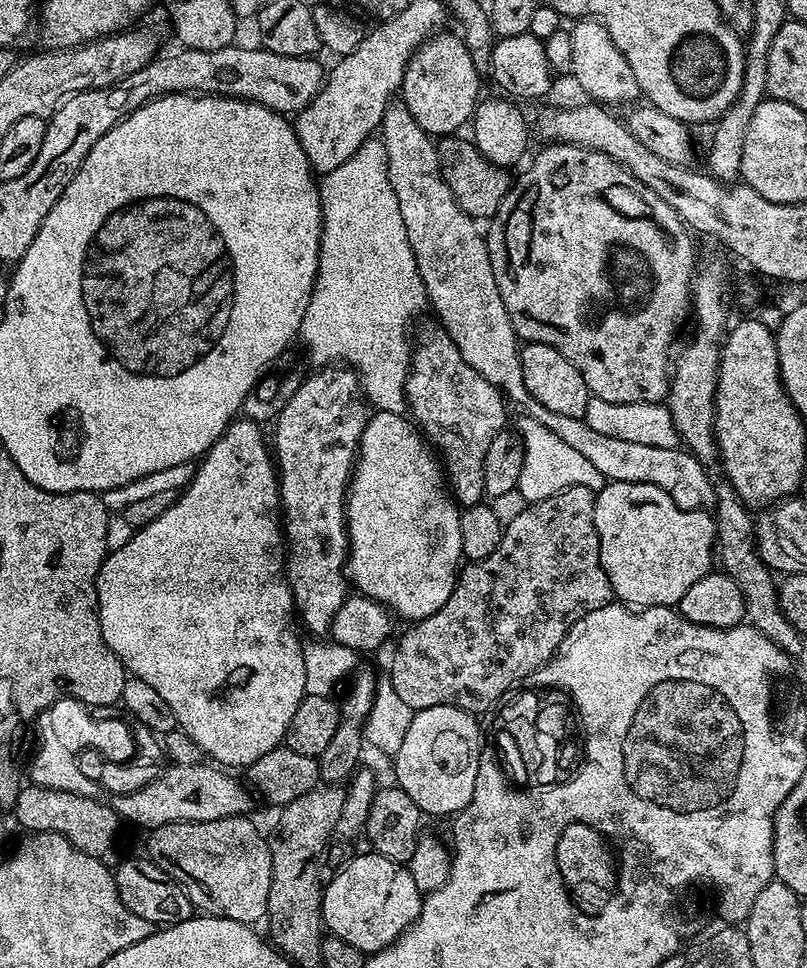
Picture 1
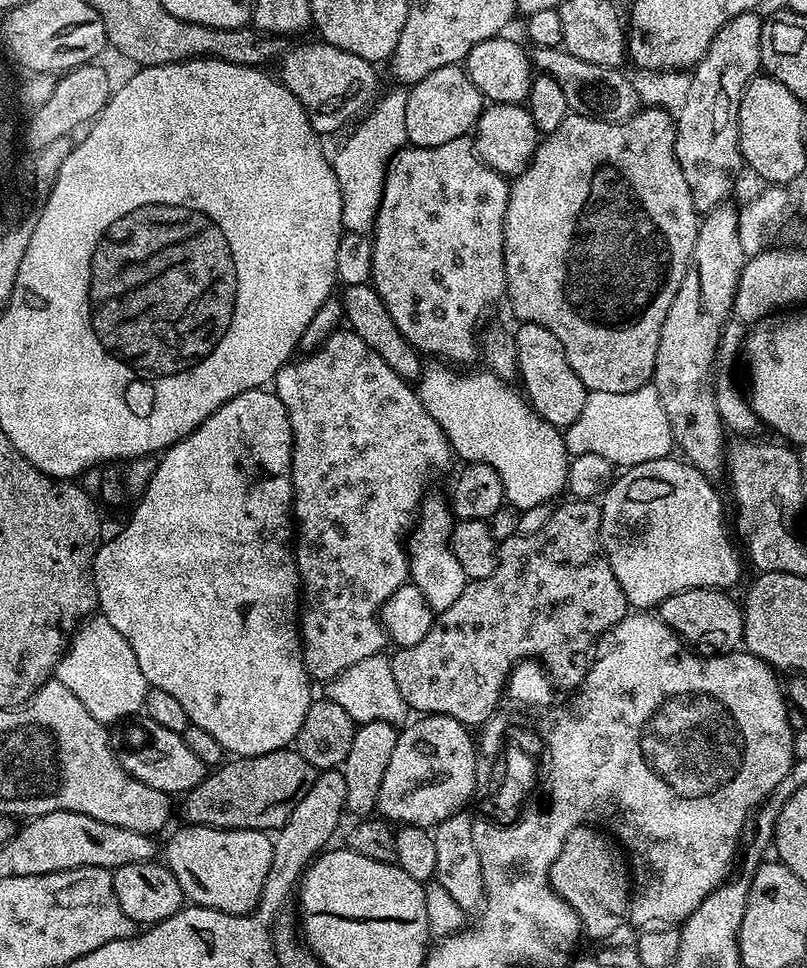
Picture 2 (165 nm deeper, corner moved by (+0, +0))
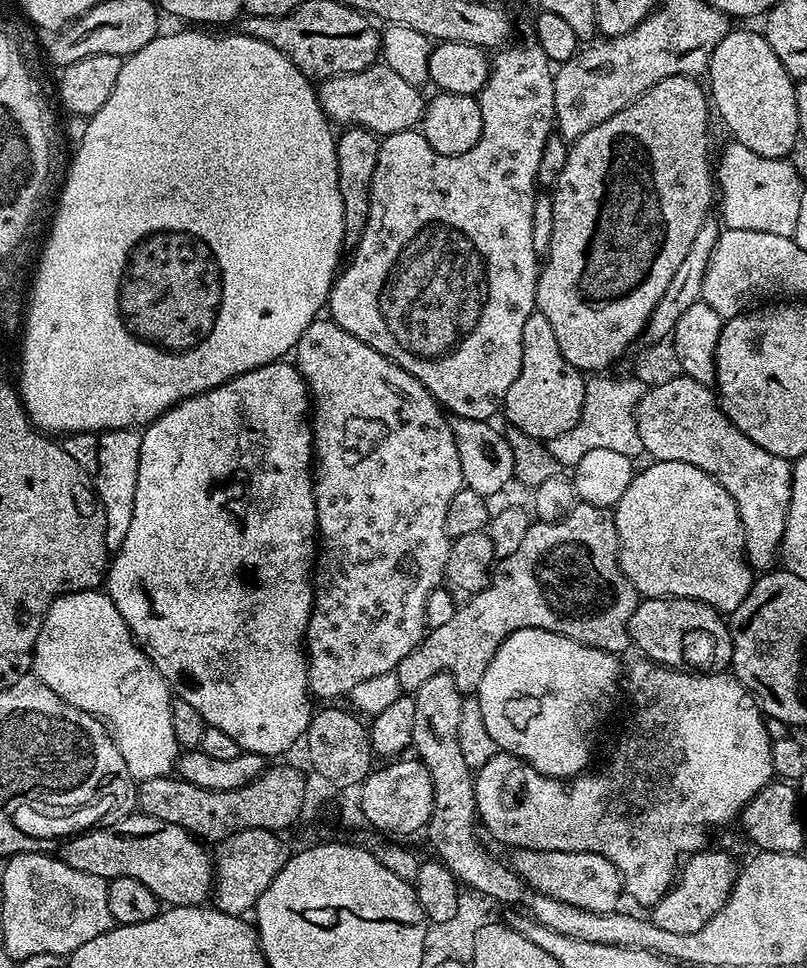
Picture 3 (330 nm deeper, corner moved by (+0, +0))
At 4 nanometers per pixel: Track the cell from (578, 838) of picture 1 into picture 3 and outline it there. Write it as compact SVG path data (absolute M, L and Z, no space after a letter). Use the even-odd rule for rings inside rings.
M518 848L511 853L510 867L522 877L532 892L558 898L558 902L570 902L591 912L614 912L622 897L620 872L602 854L593 852L539 852L529 848Z

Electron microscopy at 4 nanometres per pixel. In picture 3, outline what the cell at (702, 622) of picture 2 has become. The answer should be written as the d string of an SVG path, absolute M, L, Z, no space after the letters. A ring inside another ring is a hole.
M650 596L637 603L630 618L630 638L641 657L677 670L715 672L732 663L732 629L716 609L681 596Z

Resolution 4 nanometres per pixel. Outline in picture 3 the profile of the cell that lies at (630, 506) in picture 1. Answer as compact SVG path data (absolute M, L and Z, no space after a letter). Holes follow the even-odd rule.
M658 460L648 462L644 469L637 471L633 475L630 486L626 486L626 494L614 506L614 515L616 517L616 533L620 543L620 568L626 574L626 578L632 583L641 597L650 596L681 596L697 600L703 604L708 604L721 614L731 614L738 606L742 606L742 598L750 590L754 579L754 569L744 555L744 531L742 522L738 514L738 506L734 506L734 498L726 494L726 490L710 474L698 470L698 466L690 466L686 462L674 462L673 460Z

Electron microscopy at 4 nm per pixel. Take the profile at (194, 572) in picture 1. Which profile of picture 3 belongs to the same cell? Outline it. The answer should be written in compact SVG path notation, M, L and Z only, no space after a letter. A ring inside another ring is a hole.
M277 362L260 366L254 370L250 370L246 374L236 376L232 380L227 380L224 384L210 389L209 392L199 392L196 396L187 396L185 400L181 400L179 404L173 404L167 412L164 412L153 420L151 424L143 429L141 438L141 458L138 463L137 490L135 491L134 512L130 523L130 530L122 539L119 549L114 552L108 565L106 573L106 591L108 597L114 602L114 606L118 606L118 610L122 614L122 618L126 622L126 626L132 632L132 638L144 649L146 655L152 659L153 666L162 674L162 678L168 683L172 689L175 699L182 702L190 702L190 706L194 706L194 710L198 710L198 714L202 714L205 725L209 728L217 728L223 730L225 734L230 734L230 738L234 738L234 742L238 742L241 750L253 752L265 758L271 756L283 757L294 746L294 742L298 742L305 735L308 724L312 720L314 713L314 705L308 701L310 697L310 689L308 687L308 661L306 659L306 633L308 630L308 619L312 613L312 585L313 581L310 577L314 572L314 557L318 551L318 533L316 530L316 503L314 502L314 490L312 482L314 479L314 453L312 451L312 425L310 423L310 393L308 384L302 378L299 368L292 362Z

